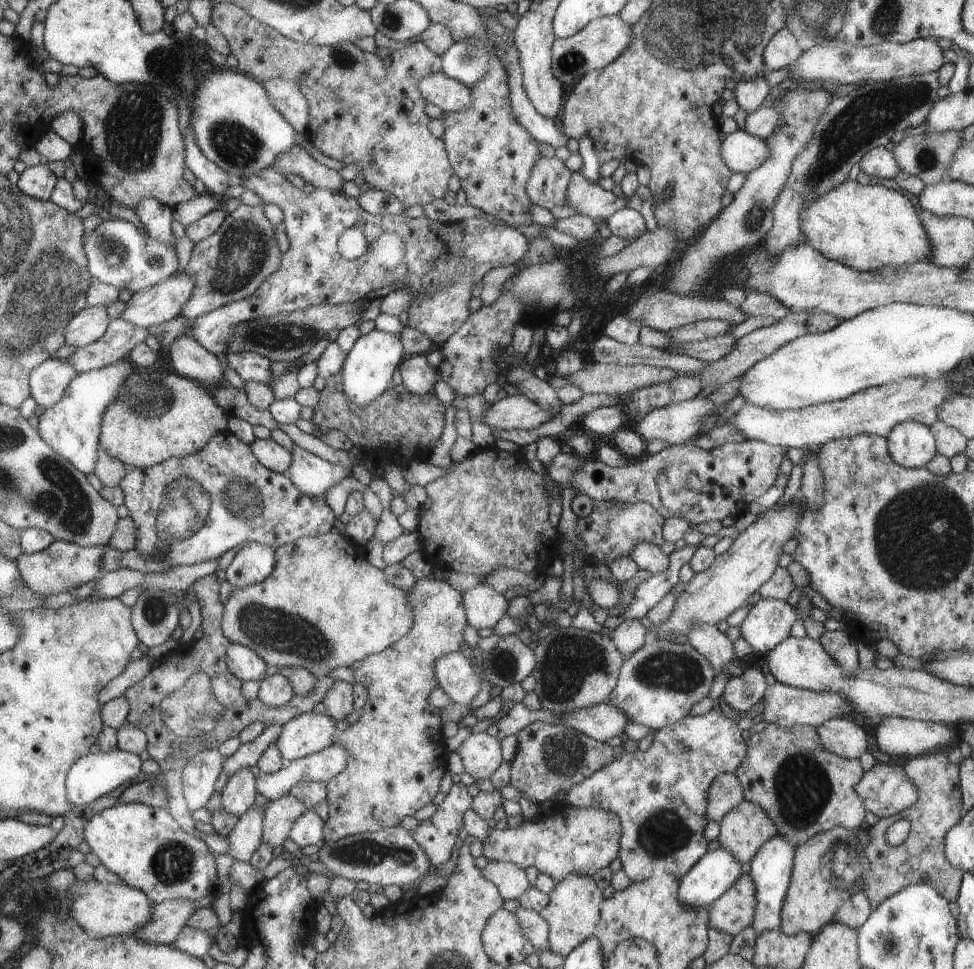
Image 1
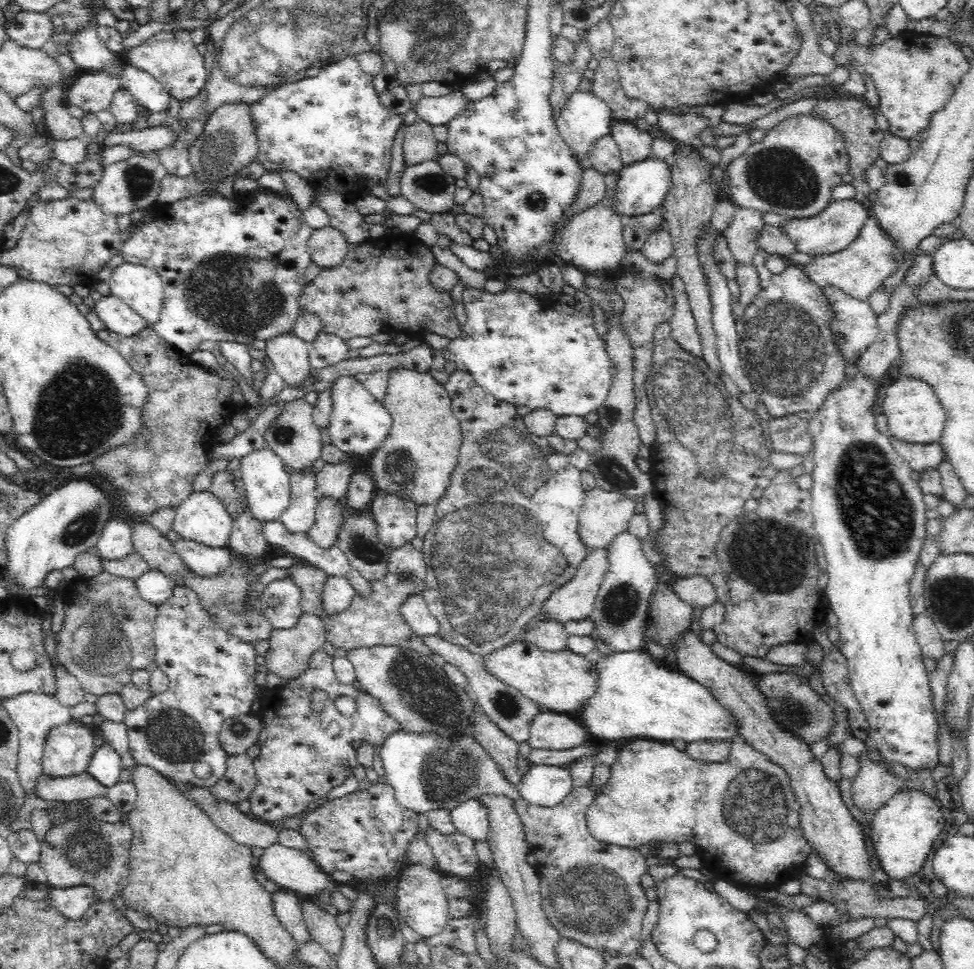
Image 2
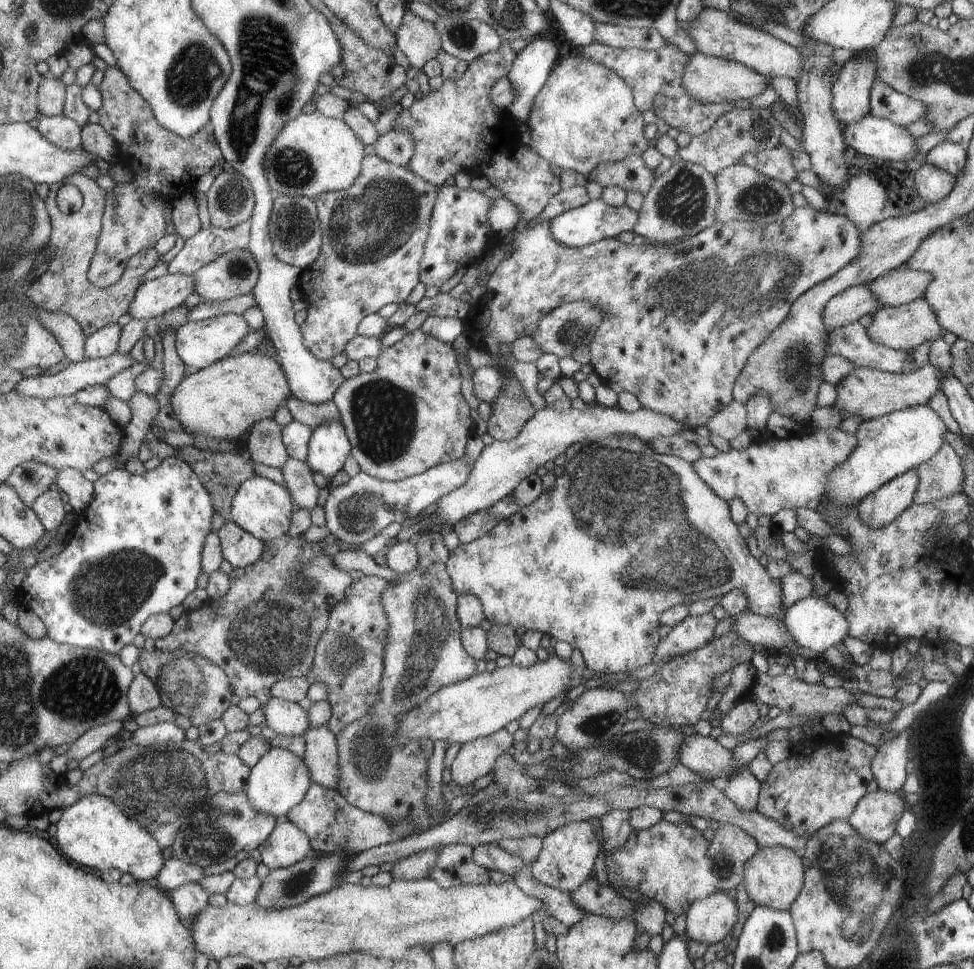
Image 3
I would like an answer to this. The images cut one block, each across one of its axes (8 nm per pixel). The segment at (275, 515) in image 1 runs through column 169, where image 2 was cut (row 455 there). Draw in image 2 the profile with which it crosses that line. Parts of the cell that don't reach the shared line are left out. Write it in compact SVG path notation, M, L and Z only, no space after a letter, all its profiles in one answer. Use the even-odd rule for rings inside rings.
M457 370L450 375L444 388L451 397L451 408L459 421L462 444L458 453L458 464L452 470L450 484L436 501L436 515L424 539L423 559L426 576L421 594L425 598L430 613L438 621L437 635L448 642L463 646L474 654L488 656L493 650L501 649L514 639L520 638L523 627L534 622L534 617L542 609L542 604L558 590L576 572L577 566L588 552L585 544L578 537L578 515L584 506L586 491L583 490L581 472L570 464L569 456L550 447L547 438L533 436L524 423L524 417L517 412L517 407L496 399L492 394L478 386L466 371Z

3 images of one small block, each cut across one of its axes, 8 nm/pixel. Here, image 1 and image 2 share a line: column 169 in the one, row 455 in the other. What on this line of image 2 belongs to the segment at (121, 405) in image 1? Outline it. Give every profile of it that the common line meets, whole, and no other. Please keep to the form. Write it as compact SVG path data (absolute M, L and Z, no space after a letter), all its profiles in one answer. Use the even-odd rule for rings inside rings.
M397 366L388 371L388 388L383 406L392 418L391 430L372 453L369 476L375 487L388 493L398 493L400 497L410 497L418 506L422 503L433 503L442 496L450 484L452 470L458 464L458 453L462 444L459 421L451 408L451 397L444 385L429 371L420 372L414 369Z

